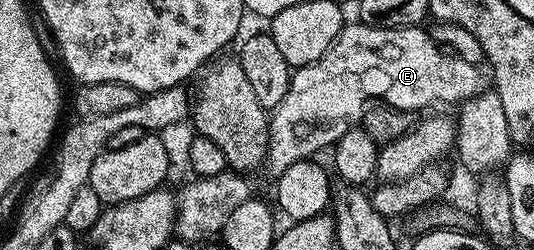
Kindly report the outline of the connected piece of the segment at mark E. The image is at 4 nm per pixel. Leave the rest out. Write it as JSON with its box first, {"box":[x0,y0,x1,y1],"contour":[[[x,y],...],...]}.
{"box":[265,21,487,177],"contour":[[[360,21],[354,23],[346,22],[342,26],[341,31],[335,37],[335,41],[327,49],[327,53],[323,53],[323,57],[319,57],[319,61],[315,61],[306,67],[298,67],[289,76],[289,88],[287,89],[287,97],[283,97],[283,101],[279,101],[277,107],[272,108],[269,115],[269,148],[265,154],[267,160],[267,168],[271,173],[270,176],[276,177],[281,175],[287,169],[291,169],[291,165],[295,165],[304,159],[313,159],[316,151],[332,148],[334,143],[339,141],[339,137],[343,137],[343,133],[347,133],[352,127],[358,126],[361,122],[361,114],[364,113],[367,104],[370,101],[380,101],[386,103],[388,107],[394,107],[400,111],[410,113],[418,113],[424,107],[429,107],[432,103],[454,103],[460,104],[462,101],[475,97],[479,92],[486,90],[487,79],[481,76],[482,68],[471,61],[463,61],[458,55],[450,53],[440,43],[436,43],[432,34],[424,26],[415,27],[372,27]]]}

